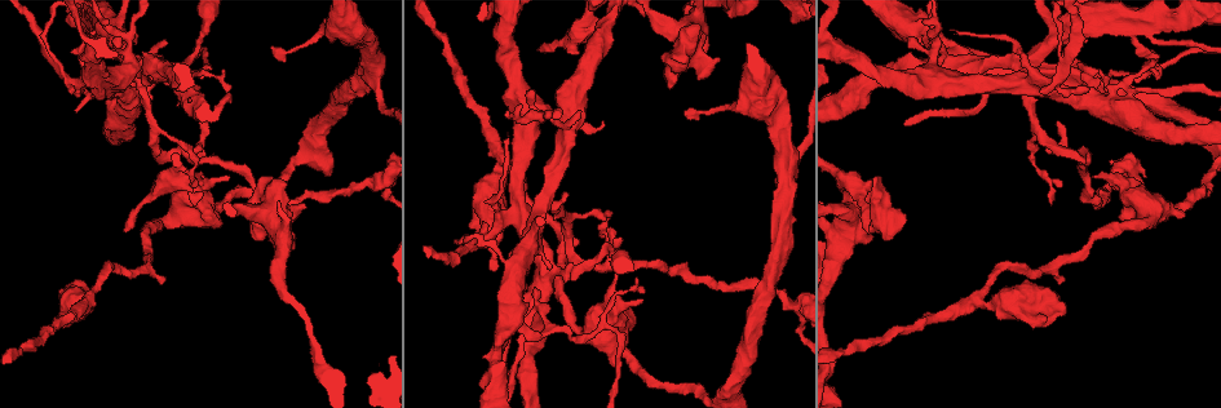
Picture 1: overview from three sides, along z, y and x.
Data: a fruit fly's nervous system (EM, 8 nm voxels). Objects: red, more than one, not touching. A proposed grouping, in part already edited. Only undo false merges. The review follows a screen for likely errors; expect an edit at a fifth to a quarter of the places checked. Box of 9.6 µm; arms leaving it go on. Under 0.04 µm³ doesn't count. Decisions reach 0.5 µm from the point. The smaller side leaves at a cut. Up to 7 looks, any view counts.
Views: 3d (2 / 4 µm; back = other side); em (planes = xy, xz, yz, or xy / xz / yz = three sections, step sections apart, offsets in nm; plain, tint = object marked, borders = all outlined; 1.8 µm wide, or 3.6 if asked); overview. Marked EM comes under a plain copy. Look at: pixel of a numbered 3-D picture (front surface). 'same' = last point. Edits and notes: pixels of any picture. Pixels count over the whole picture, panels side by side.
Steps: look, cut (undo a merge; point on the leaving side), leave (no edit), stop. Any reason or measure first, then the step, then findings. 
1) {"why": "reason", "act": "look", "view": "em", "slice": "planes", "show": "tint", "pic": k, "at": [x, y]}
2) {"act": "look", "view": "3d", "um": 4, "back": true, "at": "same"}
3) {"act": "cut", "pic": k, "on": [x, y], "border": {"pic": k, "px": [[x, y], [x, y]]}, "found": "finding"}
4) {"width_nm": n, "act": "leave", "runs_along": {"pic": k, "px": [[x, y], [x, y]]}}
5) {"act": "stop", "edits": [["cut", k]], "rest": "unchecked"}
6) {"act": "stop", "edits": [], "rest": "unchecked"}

{"why": "looks like a crossing", "act": "look", "view": "em", "um": 3.6, "slice": "planes", "show": "tint", "pic": 1, "at": [694, 22]}

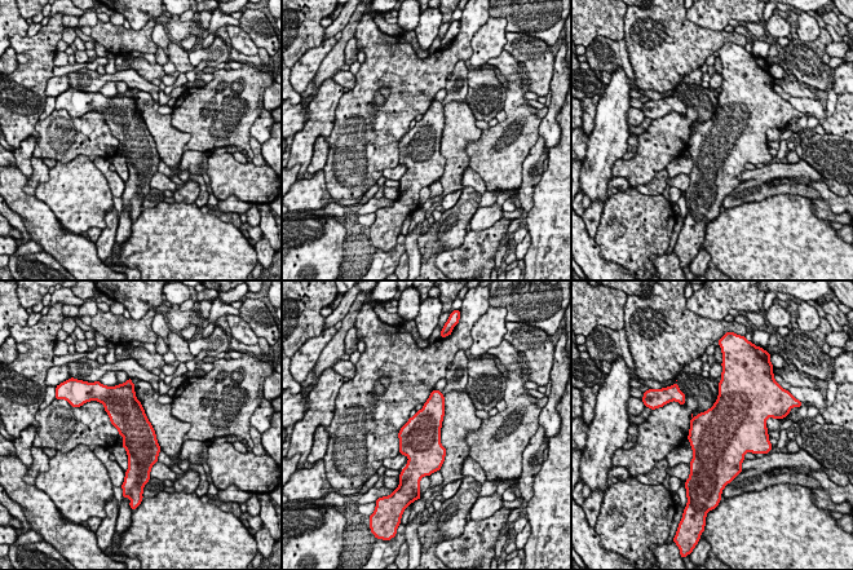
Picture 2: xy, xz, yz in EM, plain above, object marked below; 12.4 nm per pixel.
{"act": "leave", "found": "continuous, no second cell"}

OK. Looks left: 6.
{"why": "thick turns thin", "act": "look", "view": "em", "slice": "yz", "step": 16, "show": "tint", "pic": 1, "at": [92, 49]}

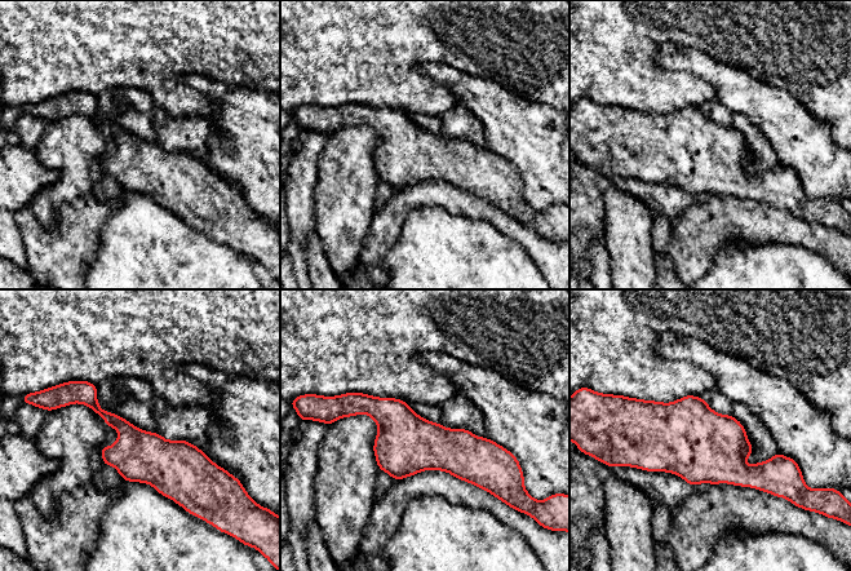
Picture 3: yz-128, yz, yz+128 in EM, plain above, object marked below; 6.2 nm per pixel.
{"act": "look", "view": "em", "slice": "planes", "show": "tint", "at": "same"}

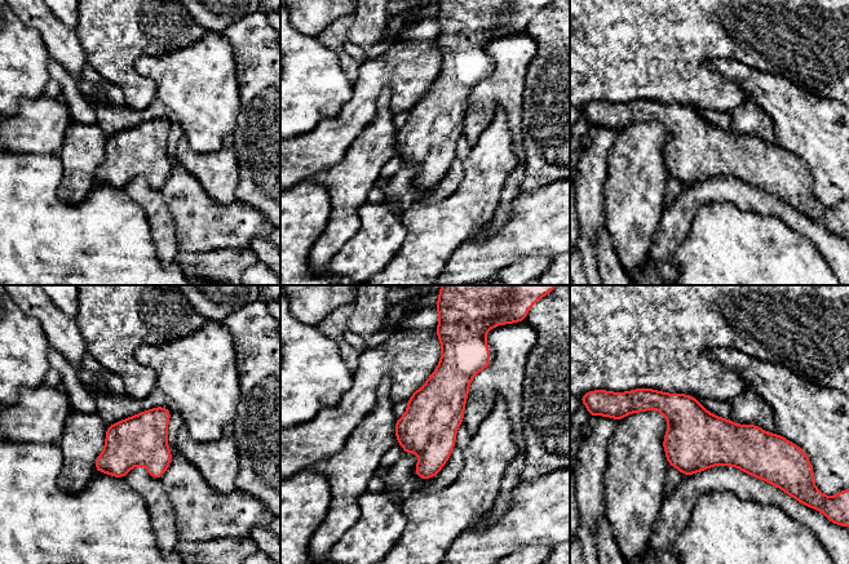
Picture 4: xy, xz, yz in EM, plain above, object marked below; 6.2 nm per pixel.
{"act": "leave", "runs_along": {"pic": 4, "px": [[641, 407], [790, 449]]}, "found": "all the same cell"}

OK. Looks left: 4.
{"act": "look", "view": "3d", "um": 4, "pic": 1, "at": [976, 297]}

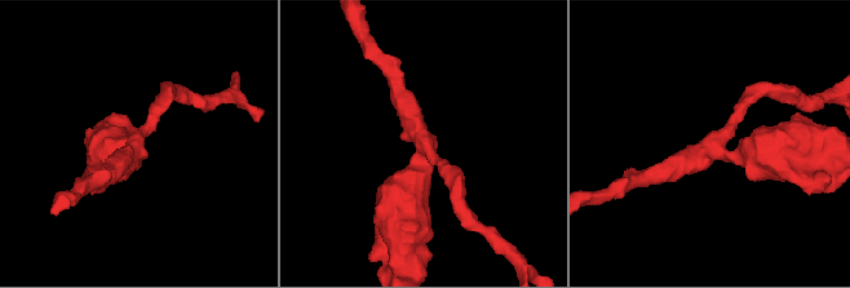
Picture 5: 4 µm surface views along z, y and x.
{"arms": 3, "arm_widths_nm": [180, 300, 500], "act": "look", "view": "em", "slice": "xy", "step": 16, "show": "borders", "pic": 5, "at": [427, 142]}

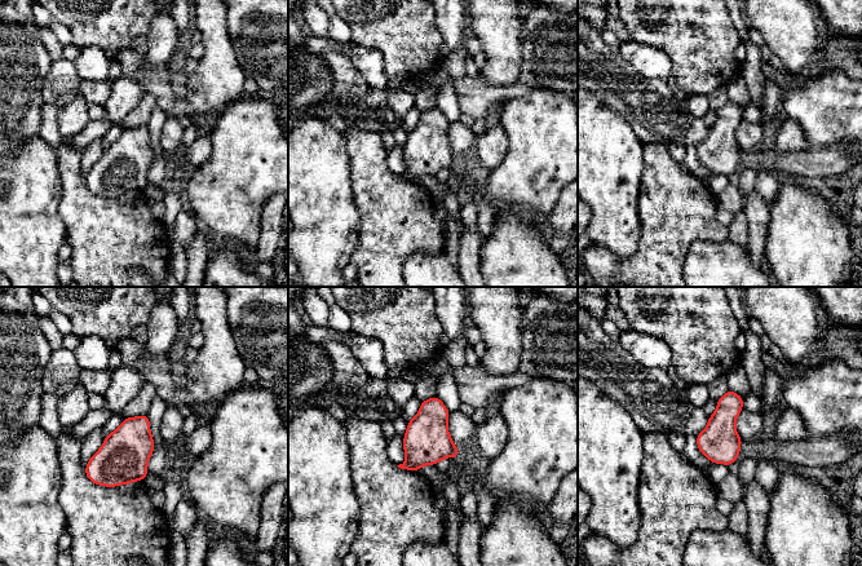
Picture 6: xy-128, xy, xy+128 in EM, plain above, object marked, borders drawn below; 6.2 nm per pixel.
{"act": "look", "view": "em", "slice": "planes", "show": "borders", "at": "same"}

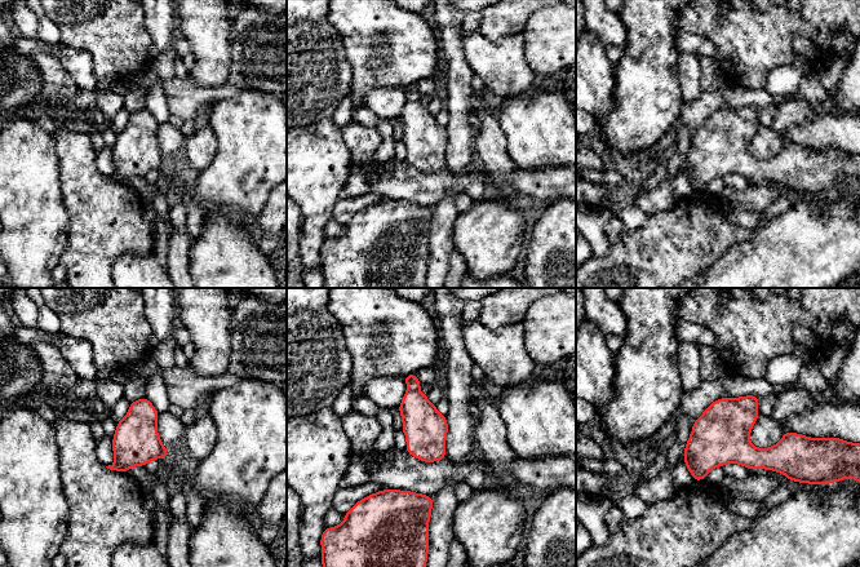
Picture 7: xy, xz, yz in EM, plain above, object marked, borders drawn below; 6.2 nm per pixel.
{"act": "leave", "found": "all the same cell"}

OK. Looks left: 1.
{"act": "stop", "edits": [], "rest": "unchecked"}

